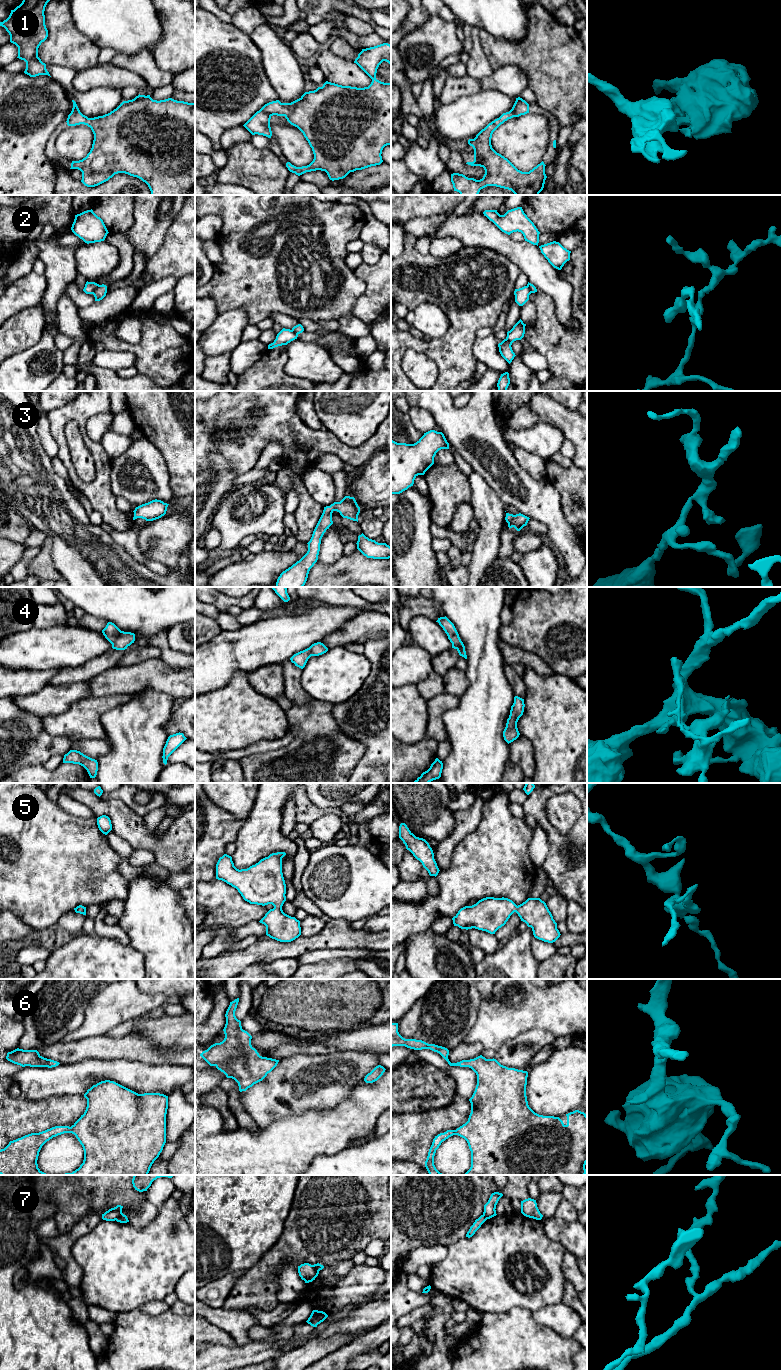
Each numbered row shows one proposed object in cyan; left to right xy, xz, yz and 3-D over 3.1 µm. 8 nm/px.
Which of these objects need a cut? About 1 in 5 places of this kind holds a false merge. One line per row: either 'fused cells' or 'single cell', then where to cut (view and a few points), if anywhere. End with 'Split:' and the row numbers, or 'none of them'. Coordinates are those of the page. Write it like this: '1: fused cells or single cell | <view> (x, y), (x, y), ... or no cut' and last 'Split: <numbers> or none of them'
1: single cell | no cut
2: fused cells | xy (99, 285), (92, 293)
3: single cell | no cut
4: single cell | no cut
5: single cell | no cut
6: single cell | no cut
7: fused cells | xy (122, 1213), (115, 1219)
Split: 2, 7

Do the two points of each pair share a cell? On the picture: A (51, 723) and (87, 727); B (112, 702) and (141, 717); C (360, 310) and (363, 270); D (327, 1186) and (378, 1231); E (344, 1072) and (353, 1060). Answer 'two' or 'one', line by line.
A: one
B: two
C: one
D: one
E: one

